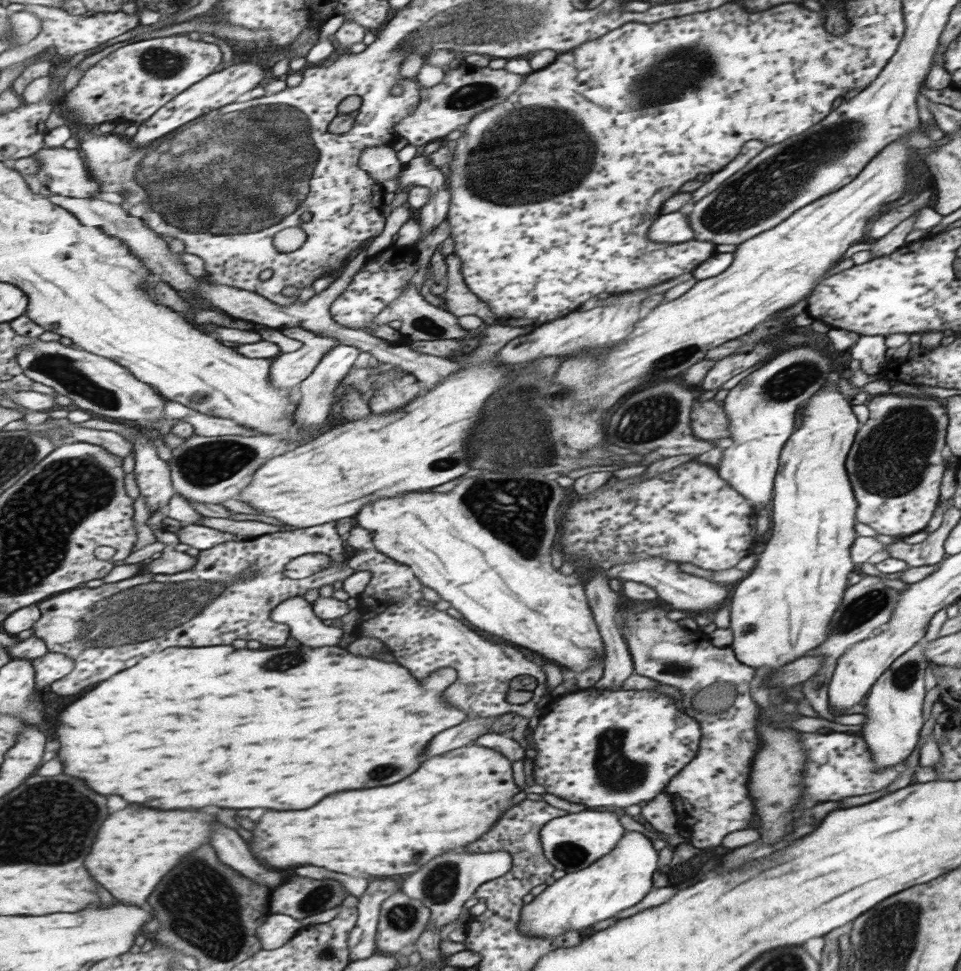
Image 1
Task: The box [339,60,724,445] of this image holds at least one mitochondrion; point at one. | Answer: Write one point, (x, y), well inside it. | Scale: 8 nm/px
(480, 176)

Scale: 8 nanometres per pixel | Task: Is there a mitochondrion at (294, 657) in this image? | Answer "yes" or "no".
yes

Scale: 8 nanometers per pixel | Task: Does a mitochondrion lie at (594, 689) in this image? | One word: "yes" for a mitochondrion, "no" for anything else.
no

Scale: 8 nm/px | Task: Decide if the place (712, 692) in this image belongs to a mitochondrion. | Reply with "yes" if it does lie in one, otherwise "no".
yes

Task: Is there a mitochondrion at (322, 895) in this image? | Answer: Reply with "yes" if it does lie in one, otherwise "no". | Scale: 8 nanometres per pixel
yes

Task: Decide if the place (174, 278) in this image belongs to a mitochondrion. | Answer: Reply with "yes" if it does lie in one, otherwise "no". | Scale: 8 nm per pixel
no

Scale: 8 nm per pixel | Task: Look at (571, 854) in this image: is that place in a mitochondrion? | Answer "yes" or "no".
yes

